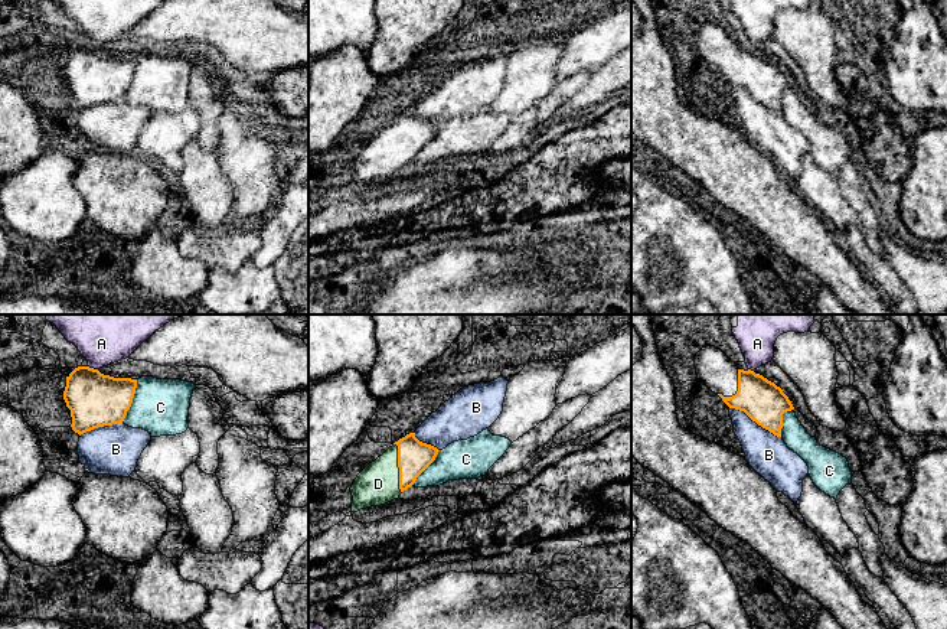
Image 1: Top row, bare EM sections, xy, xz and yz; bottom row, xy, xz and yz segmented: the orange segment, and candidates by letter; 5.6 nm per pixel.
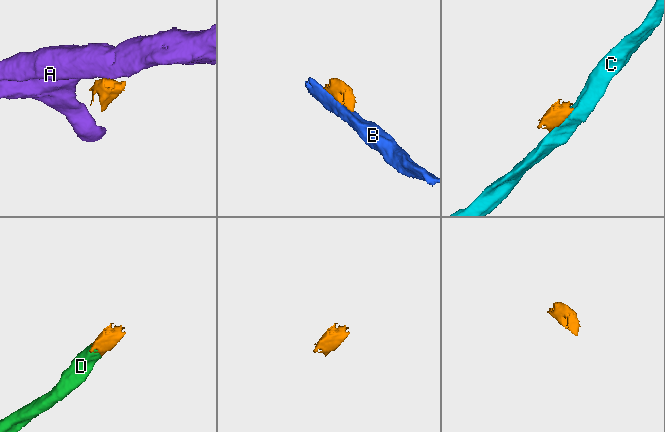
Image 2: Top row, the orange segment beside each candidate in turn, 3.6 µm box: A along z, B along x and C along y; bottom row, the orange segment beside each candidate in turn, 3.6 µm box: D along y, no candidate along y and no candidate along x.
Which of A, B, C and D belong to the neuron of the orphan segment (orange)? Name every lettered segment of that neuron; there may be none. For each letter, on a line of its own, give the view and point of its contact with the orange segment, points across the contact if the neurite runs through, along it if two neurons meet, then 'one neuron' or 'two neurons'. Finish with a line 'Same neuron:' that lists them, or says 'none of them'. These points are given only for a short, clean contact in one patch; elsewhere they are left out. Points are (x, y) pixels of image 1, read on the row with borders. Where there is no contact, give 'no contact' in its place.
A: xy (92, 368) | along xy (88, 365), (97, 370) | two neurons
B: yz (754, 420) | two neurons
C: xy (131, 401) | two neurons
D: xz (398, 466) | one neuron
Same neuron: D

